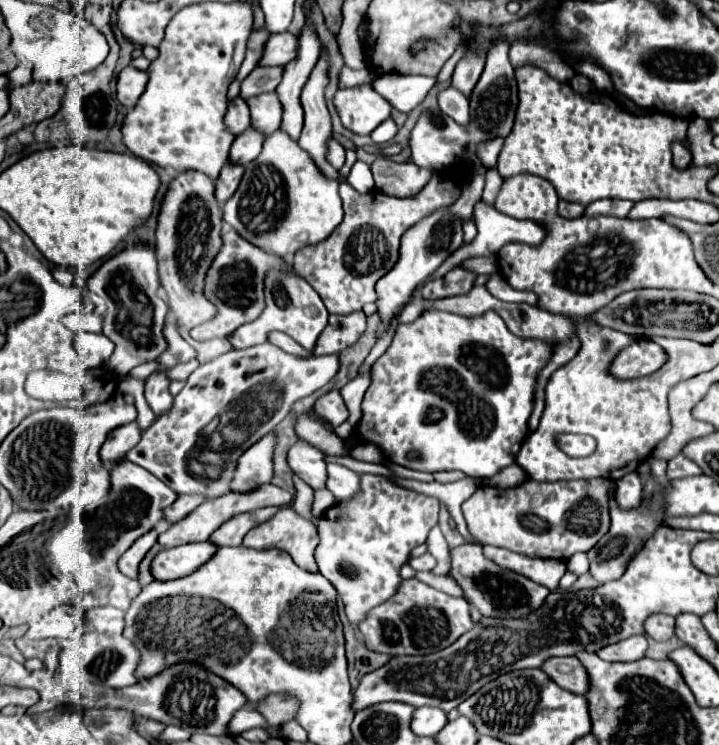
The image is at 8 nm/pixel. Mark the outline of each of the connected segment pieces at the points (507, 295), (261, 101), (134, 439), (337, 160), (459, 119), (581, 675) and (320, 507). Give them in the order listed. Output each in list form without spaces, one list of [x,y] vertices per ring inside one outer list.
[[[492,273],[486,281],[486,289],[500,301],[510,301],[510,303],[532,303],[536,305],[536,297],[532,291],[518,291],[512,289],[498,273]]]
[[[276,91],[260,93],[248,99],[248,107],[252,113],[252,127],[262,131],[264,135],[272,135],[282,123],[282,103]]]
[[[136,421],[128,423],[126,427],[118,427],[118,431],[112,431],[110,439],[106,439],[106,443],[102,445],[100,459],[110,469],[116,463],[120,463],[122,459],[126,459],[126,451],[136,447],[138,441],[140,441],[140,429]]]
[[[330,139],[328,159],[330,159],[330,163],[332,163],[336,169],[340,169],[340,167],[344,165],[344,161],[346,161],[346,153],[344,153],[344,149],[342,149],[334,139]]]
[[[454,87],[444,89],[438,95],[438,105],[440,105],[440,111],[456,119],[456,123],[462,123],[462,125],[468,123],[470,109],[468,109],[468,99],[466,95],[462,95],[462,91],[456,91]]]
[[[566,657],[566,659],[550,659],[550,663],[542,665],[542,671],[550,675],[554,683],[558,683],[562,689],[572,693],[588,693],[590,689],[590,677],[586,667],[578,661],[578,657]]]
[[[326,489],[326,493],[314,493],[314,501],[312,501],[312,515],[320,517],[324,513],[324,509],[332,507],[336,503],[334,495]]]

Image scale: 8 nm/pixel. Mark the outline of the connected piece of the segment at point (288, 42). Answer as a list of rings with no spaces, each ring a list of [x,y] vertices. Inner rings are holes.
[[[288,31],[276,33],[268,39],[260,65],[286,65],[290,59],[296,57],[296,51],[298,51],[298,35],[292,35]]]

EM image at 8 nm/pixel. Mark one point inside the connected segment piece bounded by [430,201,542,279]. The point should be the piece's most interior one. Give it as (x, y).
(494, 229)

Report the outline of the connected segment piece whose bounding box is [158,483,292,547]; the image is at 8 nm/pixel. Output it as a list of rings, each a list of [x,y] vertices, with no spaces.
[[[266,483],[262,487],[258,487],[256,491],[250,491],[250,493],[226,493],[222,497],[216,497],[216,499],[206,499],[202,505],[198,505],[190,515],[186,515],[182,521],[170,525],[168,531],[164,531],[160,537],[158,537],[158,543],[162,547],[178,547],[178,545],[186,545],[186,543],[192,543],[192,541],[206,541],[214,529],[218,529],[226,519],[230,519],[232,515],[238,515],[238,513],[246,513],[246,511],[252,511],[252,509],[260,509],[260,507],[268,507],[268,505],[288,505],[292,501],[292,493],[272,485],[272,483]]]

